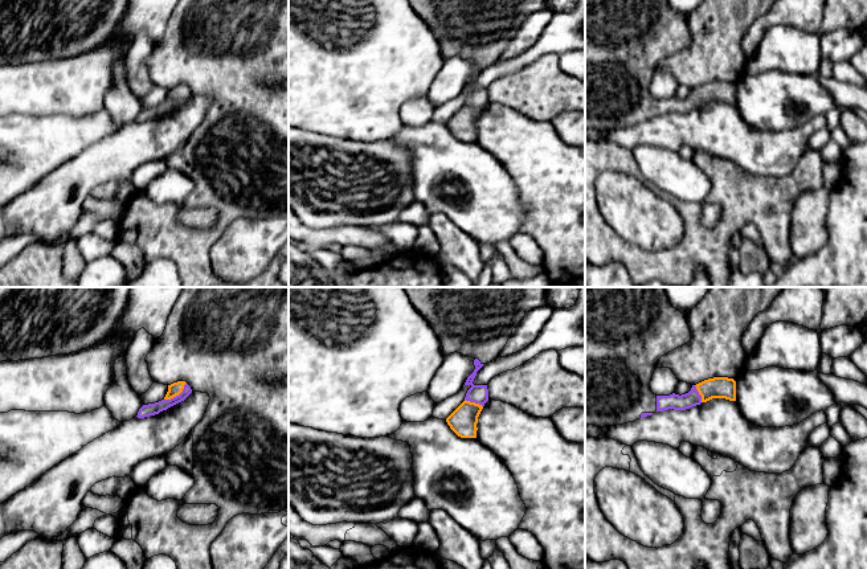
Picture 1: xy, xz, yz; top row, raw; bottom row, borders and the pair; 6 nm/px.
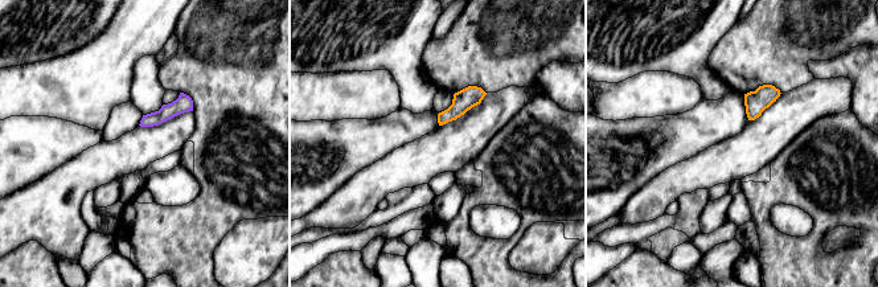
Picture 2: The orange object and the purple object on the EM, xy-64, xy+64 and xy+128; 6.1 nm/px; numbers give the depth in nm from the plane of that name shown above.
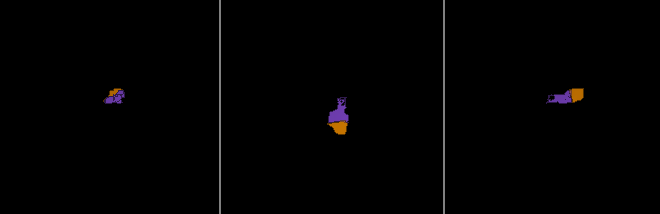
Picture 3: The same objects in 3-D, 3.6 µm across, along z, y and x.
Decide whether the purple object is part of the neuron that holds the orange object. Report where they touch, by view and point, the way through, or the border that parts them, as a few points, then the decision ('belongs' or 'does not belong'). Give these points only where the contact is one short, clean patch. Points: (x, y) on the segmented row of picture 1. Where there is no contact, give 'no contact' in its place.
meets orange in xy at (176, 394); runs through xy (176, 388), (176, 394), (163, 405), (151, 409); belongs

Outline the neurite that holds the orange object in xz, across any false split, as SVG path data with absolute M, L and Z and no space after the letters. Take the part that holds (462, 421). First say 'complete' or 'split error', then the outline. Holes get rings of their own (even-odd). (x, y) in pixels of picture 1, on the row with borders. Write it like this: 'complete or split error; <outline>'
split error; M402 287L413 304L413 307L430 324L439 337L443 355L458 352L463 356L474 359L475 369L467 377L465 385L471 388L467 390L465 401L446 418L450 429L461 438L477 438L478 417L488 401L487 385L474 385L473 381L477 372L487 363L499 357L512 335L512 329L520 323L528 311L548 306L547 287Z

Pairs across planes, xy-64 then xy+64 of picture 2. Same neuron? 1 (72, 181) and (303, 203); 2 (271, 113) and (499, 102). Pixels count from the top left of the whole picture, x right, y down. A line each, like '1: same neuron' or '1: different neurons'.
1: different neurons
2: different neurons

